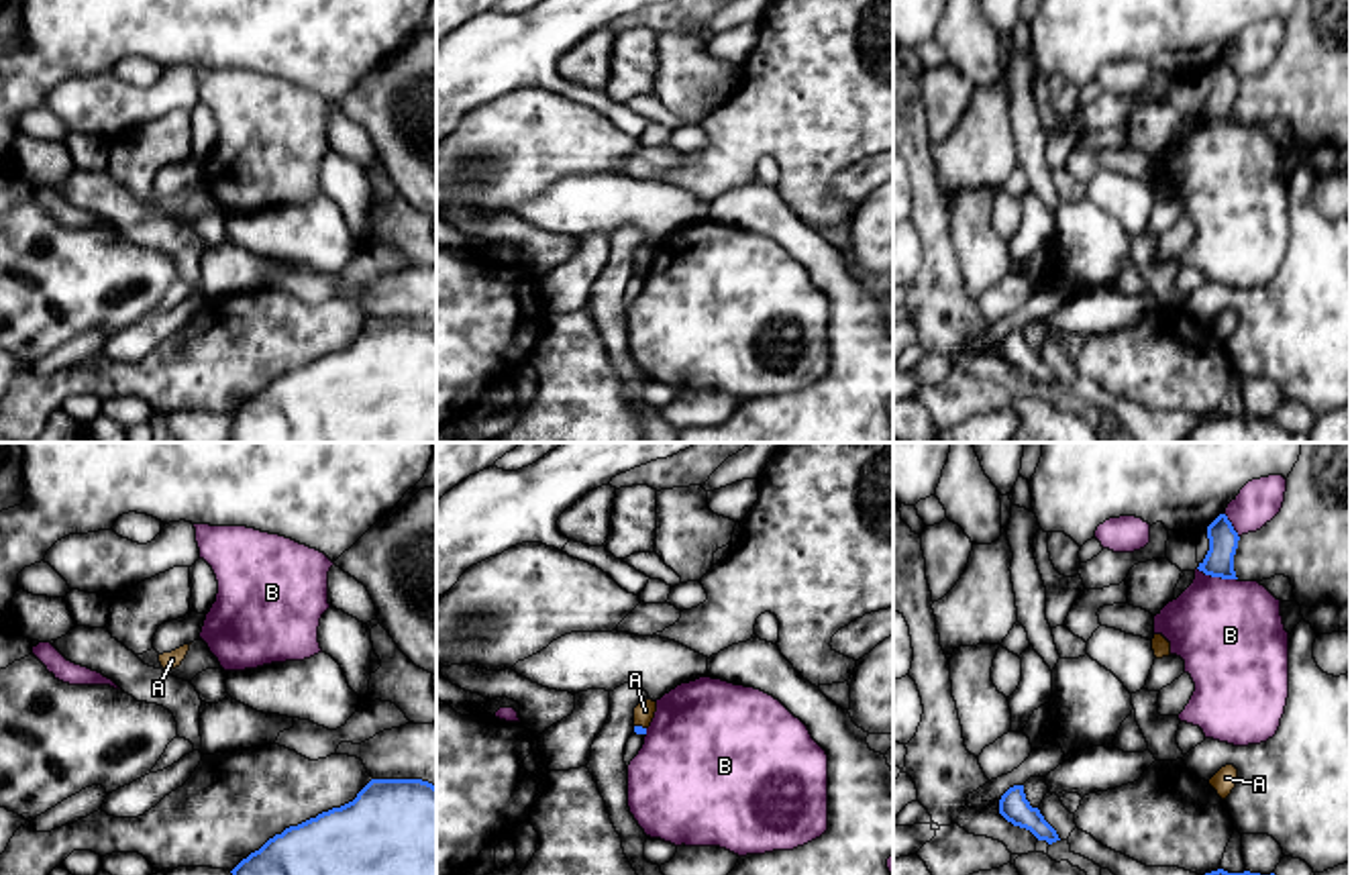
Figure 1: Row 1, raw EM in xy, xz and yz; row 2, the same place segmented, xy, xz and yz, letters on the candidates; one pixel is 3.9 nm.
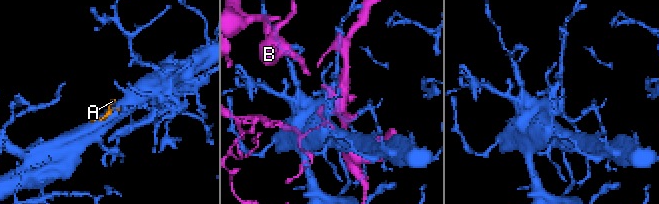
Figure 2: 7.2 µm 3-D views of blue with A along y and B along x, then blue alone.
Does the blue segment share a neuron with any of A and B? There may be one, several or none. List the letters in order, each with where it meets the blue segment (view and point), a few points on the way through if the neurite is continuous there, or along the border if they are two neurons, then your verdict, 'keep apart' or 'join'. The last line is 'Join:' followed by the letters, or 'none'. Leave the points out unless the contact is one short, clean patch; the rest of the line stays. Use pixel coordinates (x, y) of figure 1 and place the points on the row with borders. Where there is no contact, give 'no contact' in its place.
A: xz (641, 727) | along xz (635, 725), (645, 729) | keep apart
B: yz (1218, 576) | keep apart
Join: none

